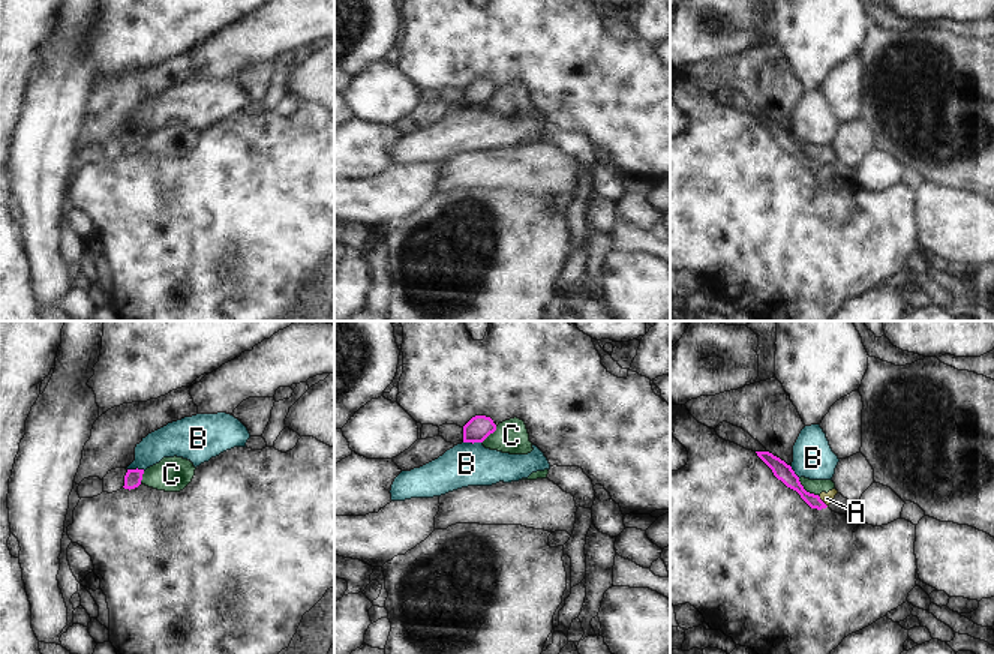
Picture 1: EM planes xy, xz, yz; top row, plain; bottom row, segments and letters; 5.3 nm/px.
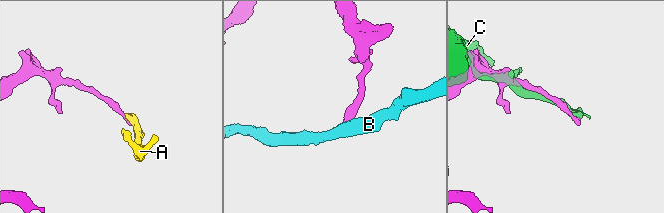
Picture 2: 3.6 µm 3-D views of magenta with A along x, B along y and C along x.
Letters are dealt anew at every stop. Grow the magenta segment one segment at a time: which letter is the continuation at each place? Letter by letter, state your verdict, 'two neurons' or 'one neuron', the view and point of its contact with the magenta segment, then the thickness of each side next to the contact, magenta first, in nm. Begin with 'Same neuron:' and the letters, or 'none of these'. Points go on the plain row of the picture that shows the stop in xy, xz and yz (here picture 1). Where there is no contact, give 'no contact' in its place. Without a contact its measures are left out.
Same neuron: none of these
A: two neurons | yz (822, 165) | 90/60 nm
B: two neurons | xz (473, 107) | 140/240 nm
C: two neurons | yz (805, 155) | 90/80 nm

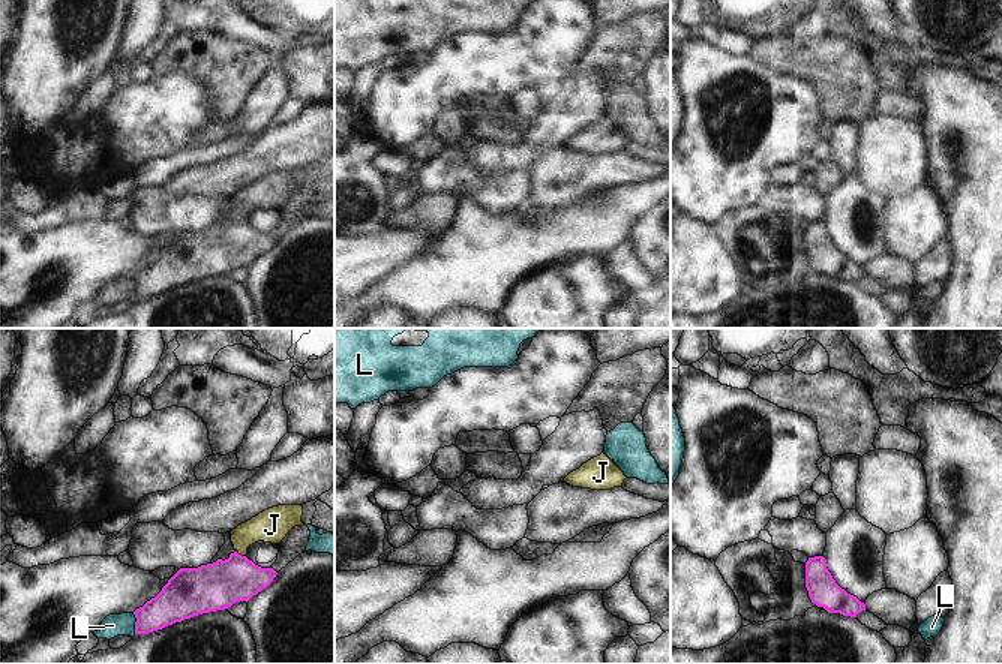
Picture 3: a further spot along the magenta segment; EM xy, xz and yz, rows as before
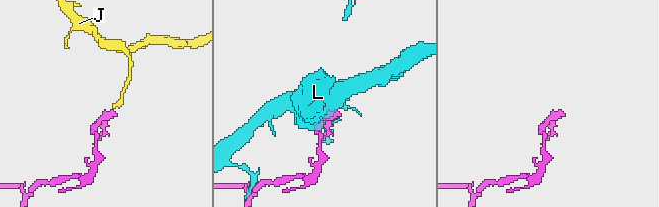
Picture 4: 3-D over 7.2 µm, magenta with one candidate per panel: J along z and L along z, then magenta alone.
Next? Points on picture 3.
Same neuron: J
J: one neuron | xy (240, 219) | 260/180 nm
L: two neurons | xy (135, 288) | 200/120 nm

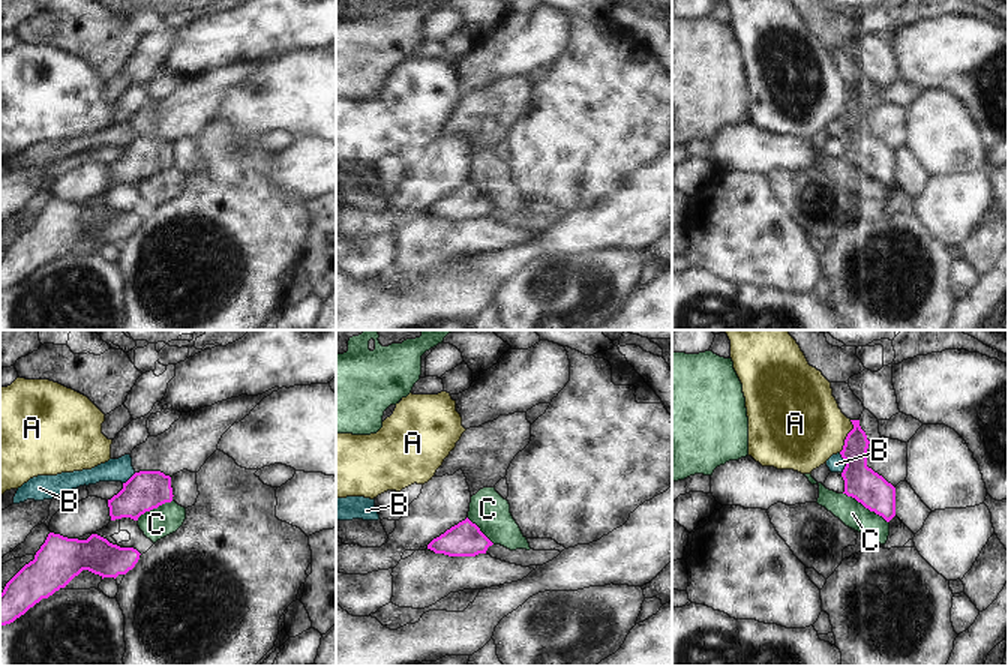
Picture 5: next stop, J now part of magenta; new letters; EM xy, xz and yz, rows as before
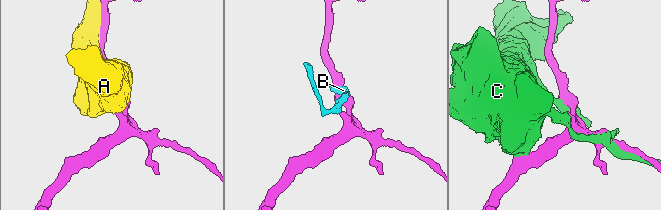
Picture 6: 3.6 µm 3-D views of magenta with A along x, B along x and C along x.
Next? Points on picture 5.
Same neuron: none of these
A: two neurons | yz (846, 101) | 170/460 nm
B: two neurons | yz (846, 128) | 180/90 nm
C: two neurons | yz (866, 171) | 180/140 nm

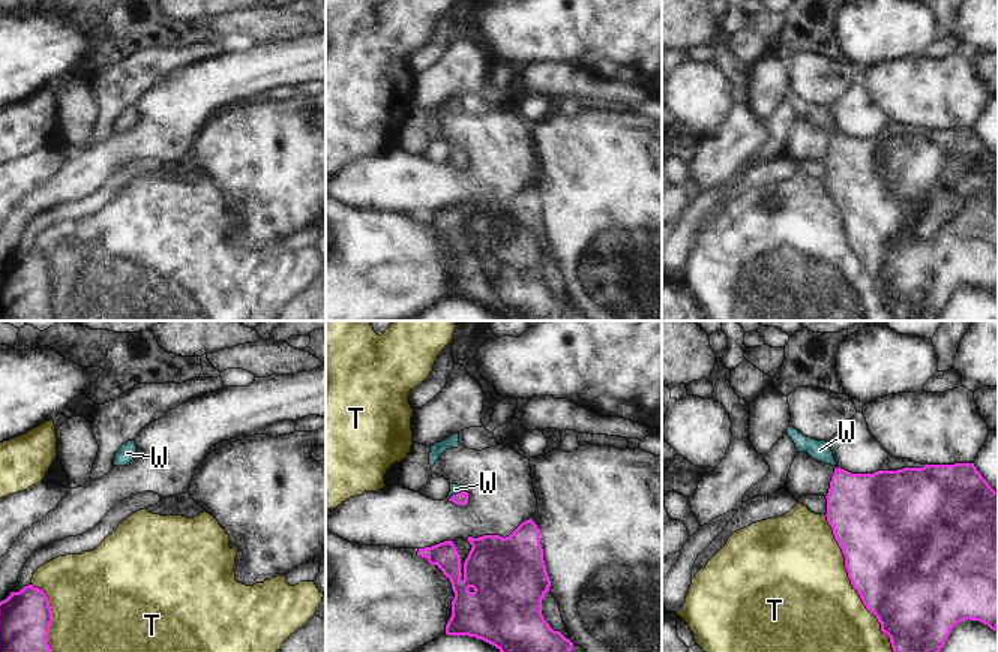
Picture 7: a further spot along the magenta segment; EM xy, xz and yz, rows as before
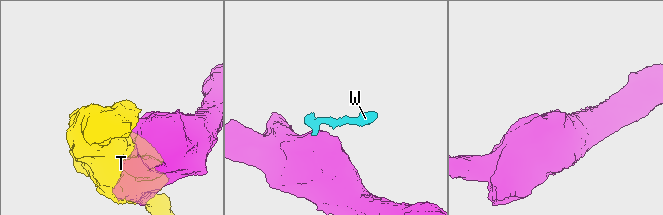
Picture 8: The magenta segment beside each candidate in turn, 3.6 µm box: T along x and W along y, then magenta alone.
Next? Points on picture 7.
Same neuron: W
T: two neurons | yz (851, 248) | 500/500 nm
W: one neuron | xz (456, 158) | 70/50 nm

